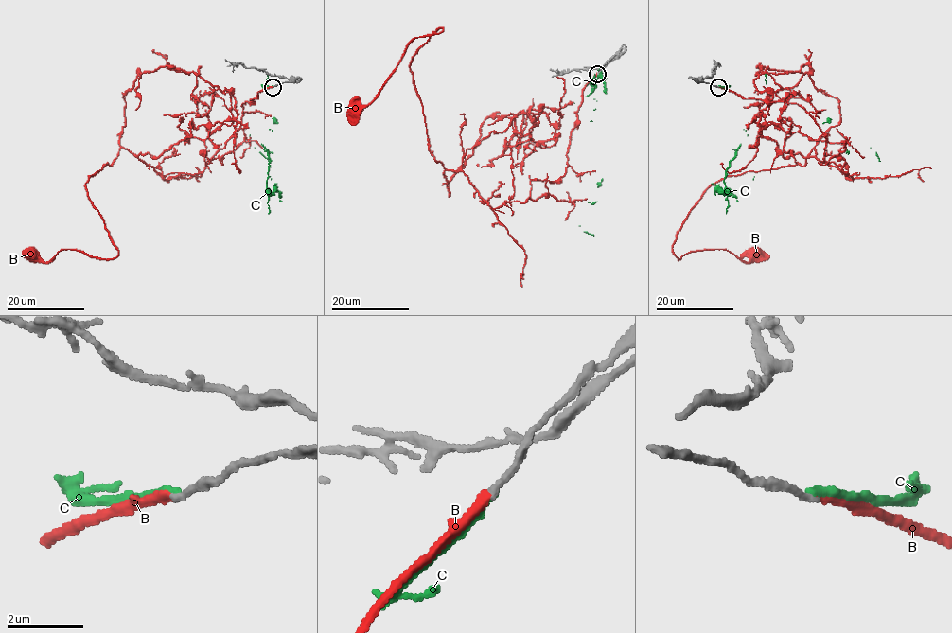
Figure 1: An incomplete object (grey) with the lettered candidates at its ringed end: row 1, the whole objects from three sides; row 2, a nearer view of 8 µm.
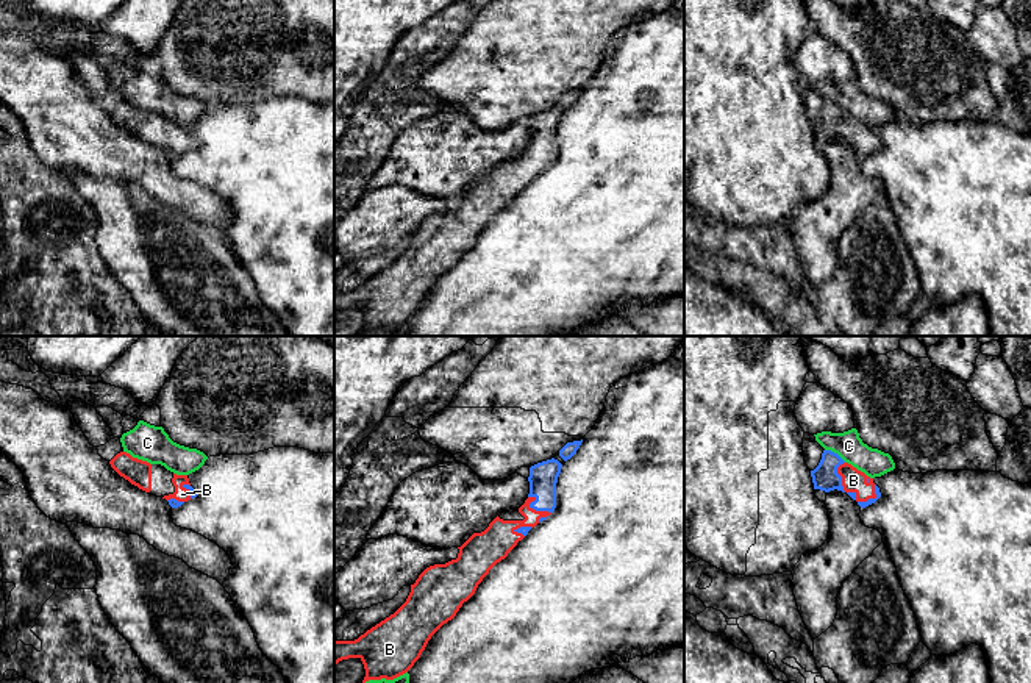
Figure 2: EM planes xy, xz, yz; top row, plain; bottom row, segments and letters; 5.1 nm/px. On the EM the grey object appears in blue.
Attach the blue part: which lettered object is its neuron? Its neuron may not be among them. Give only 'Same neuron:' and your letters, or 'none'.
Same neuron: B

